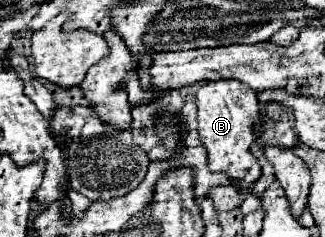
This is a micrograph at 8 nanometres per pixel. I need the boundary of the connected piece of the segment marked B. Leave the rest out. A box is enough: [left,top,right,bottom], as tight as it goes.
[197,81,261,191]

